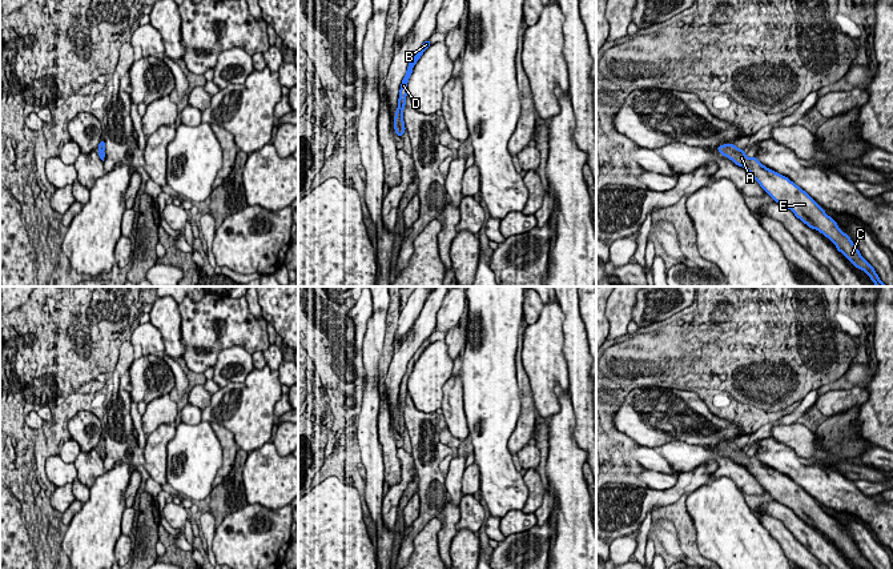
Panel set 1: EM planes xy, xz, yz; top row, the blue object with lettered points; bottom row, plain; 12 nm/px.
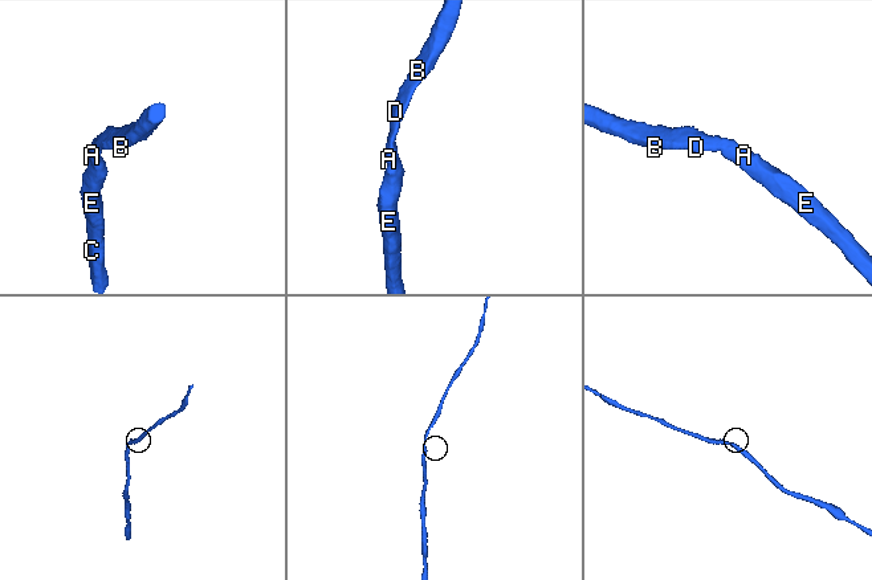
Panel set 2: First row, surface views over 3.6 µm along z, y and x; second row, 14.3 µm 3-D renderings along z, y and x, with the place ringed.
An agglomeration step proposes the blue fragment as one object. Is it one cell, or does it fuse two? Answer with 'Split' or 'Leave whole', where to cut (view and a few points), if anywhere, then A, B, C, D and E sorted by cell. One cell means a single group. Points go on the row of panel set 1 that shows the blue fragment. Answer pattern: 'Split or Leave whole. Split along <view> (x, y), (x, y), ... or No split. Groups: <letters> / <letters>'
Leave whole. No split. Groups: A B C D E

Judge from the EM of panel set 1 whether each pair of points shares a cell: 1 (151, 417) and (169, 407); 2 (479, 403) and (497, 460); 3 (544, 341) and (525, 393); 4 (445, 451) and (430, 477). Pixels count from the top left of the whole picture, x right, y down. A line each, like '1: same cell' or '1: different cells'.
1: same cell
2: same cell
3: different cells
4: different cells

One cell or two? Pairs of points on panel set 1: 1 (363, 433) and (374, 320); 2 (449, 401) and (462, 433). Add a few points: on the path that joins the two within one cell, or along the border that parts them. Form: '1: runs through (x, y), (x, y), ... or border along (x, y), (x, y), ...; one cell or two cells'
1: runs through (370, 405), (373, 348); one cell
2: runs through (453, 409), (457, 425); one cell

